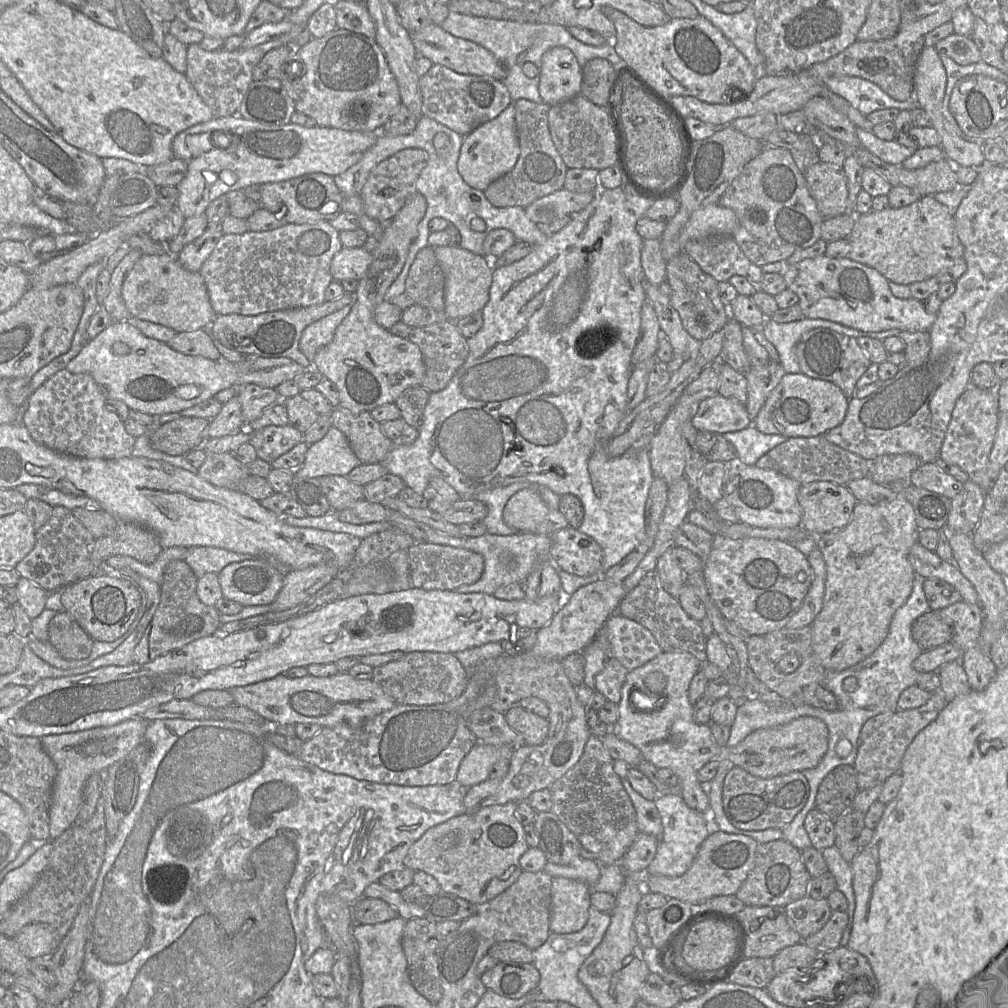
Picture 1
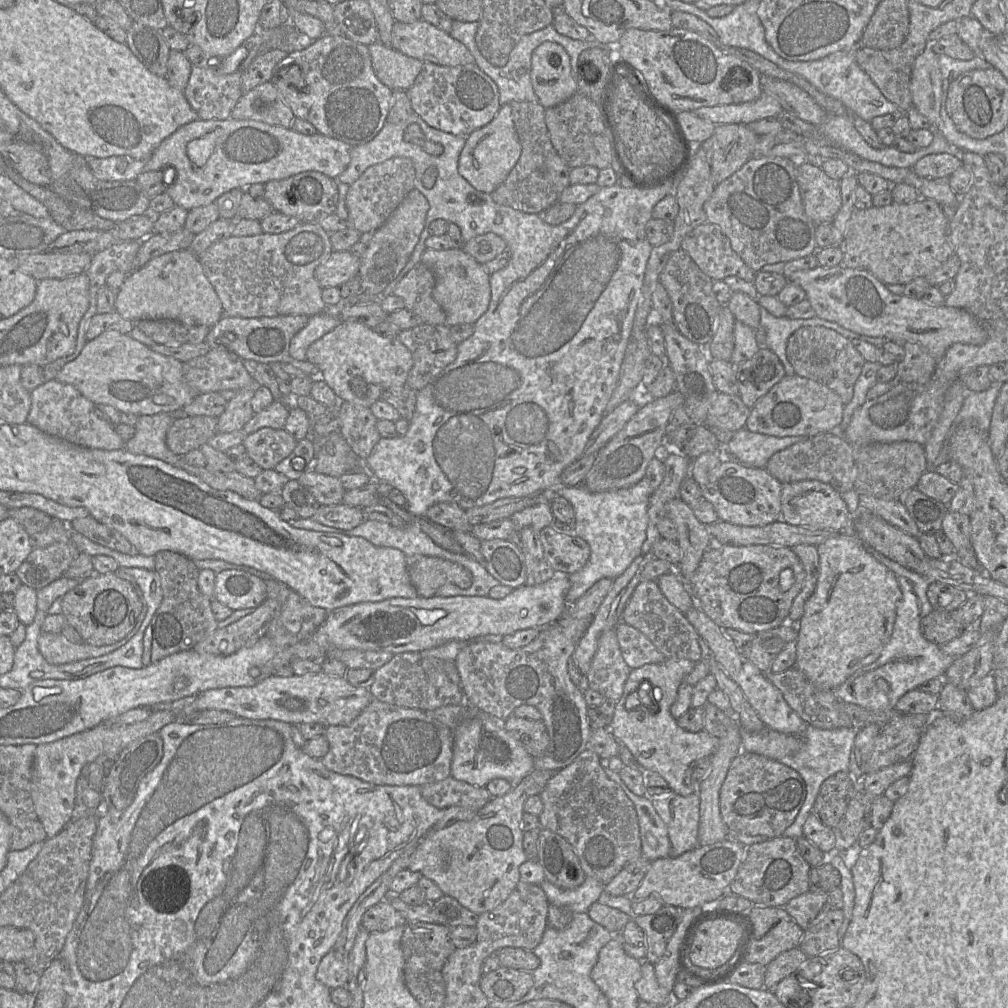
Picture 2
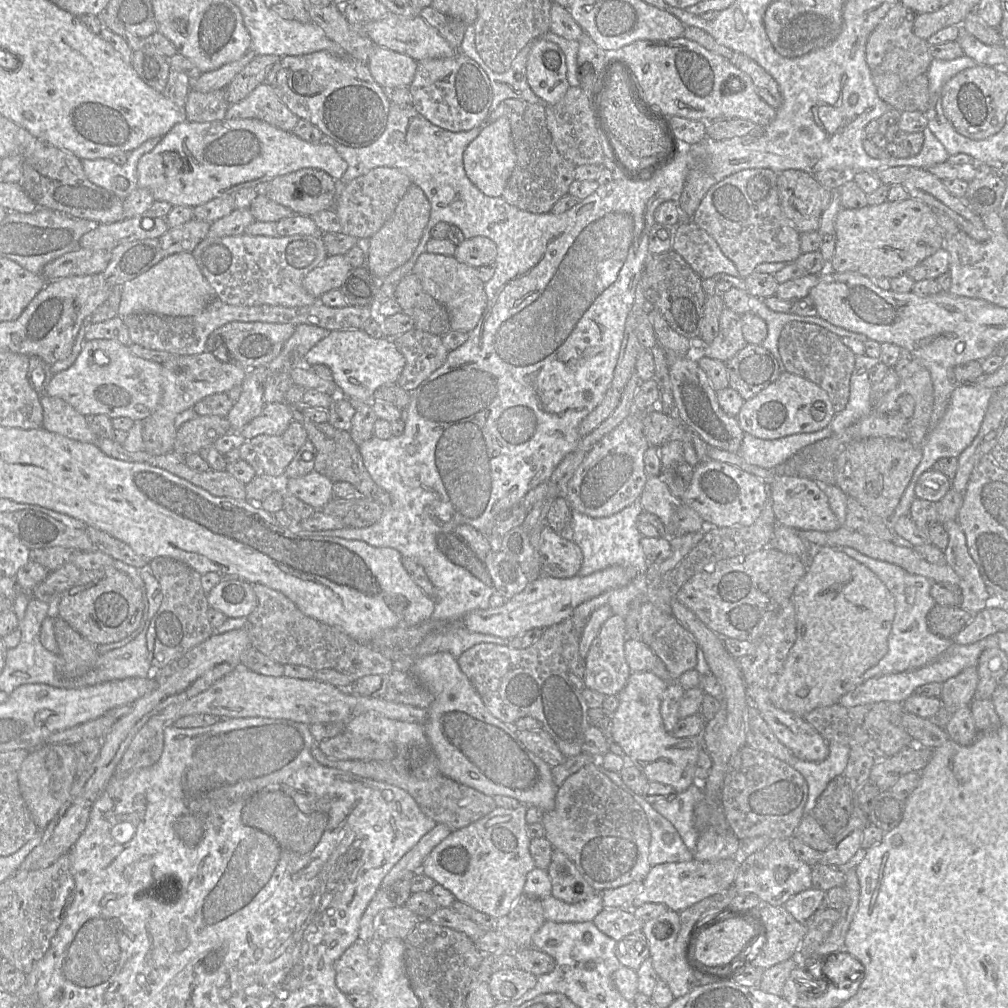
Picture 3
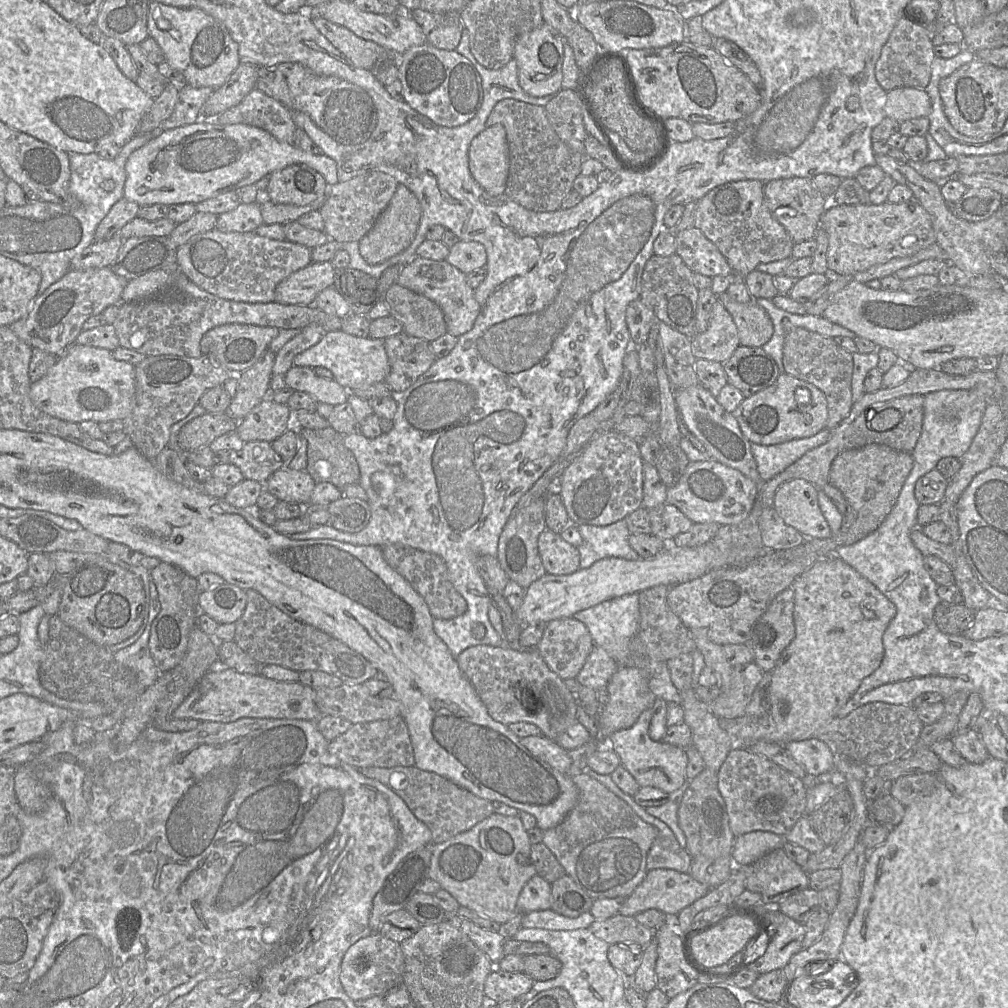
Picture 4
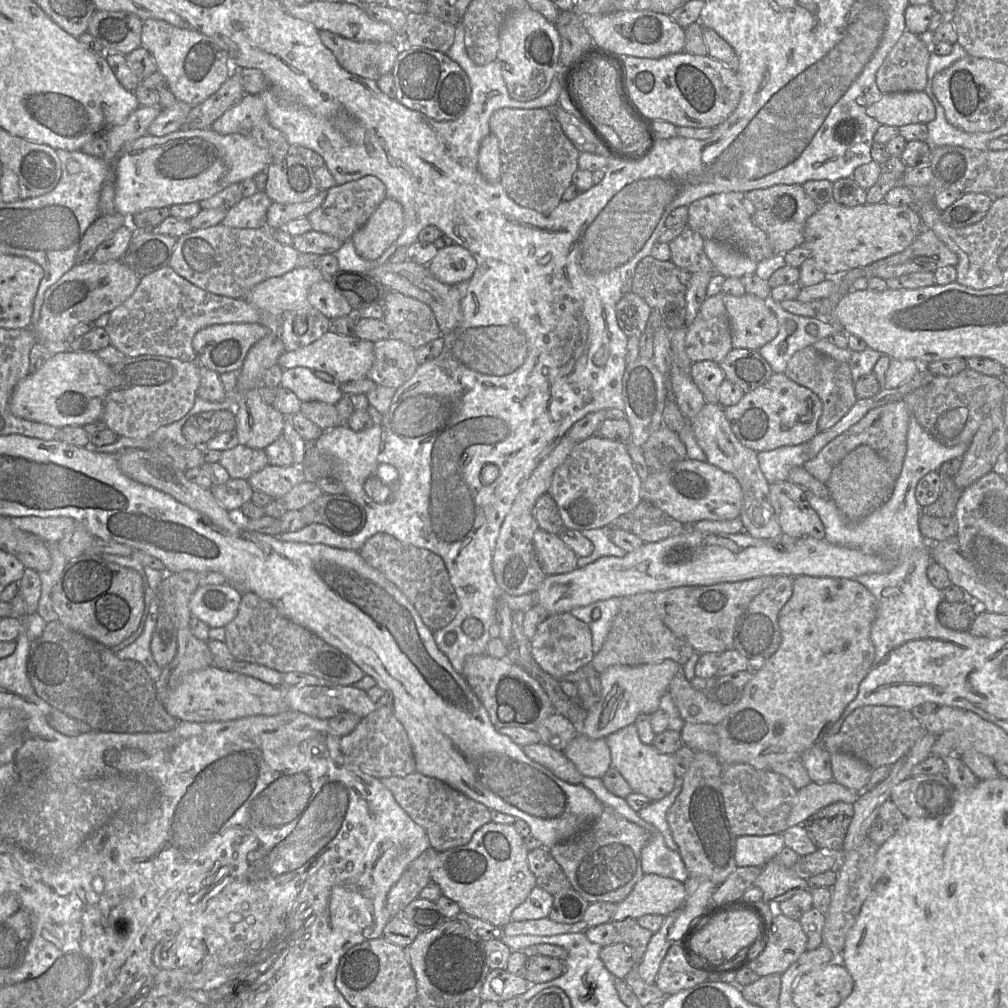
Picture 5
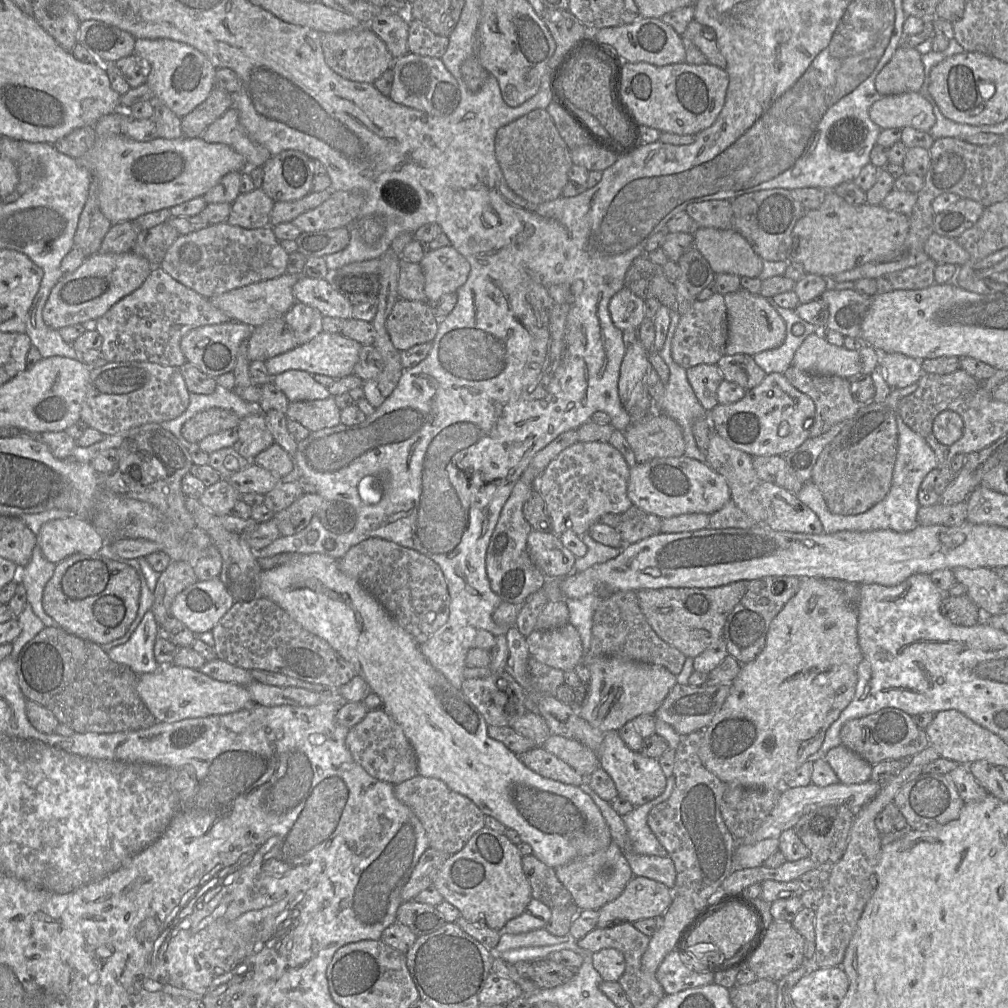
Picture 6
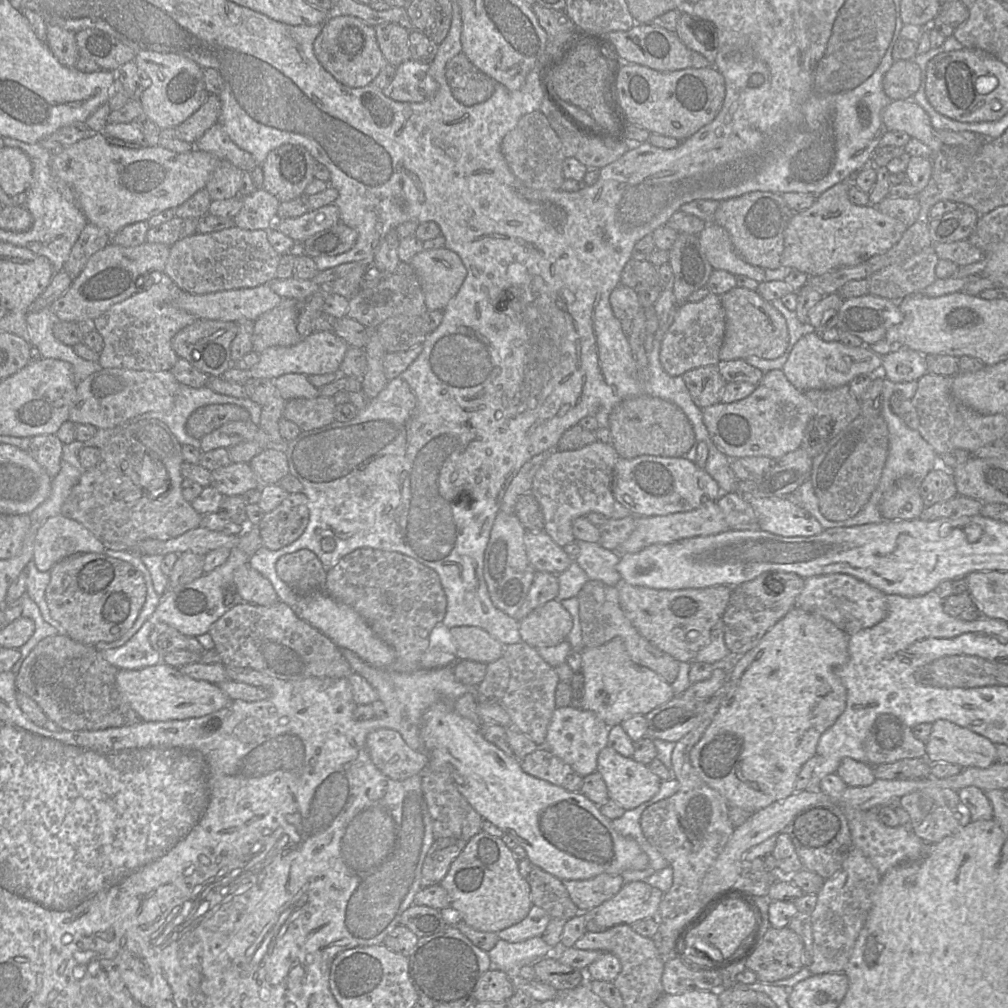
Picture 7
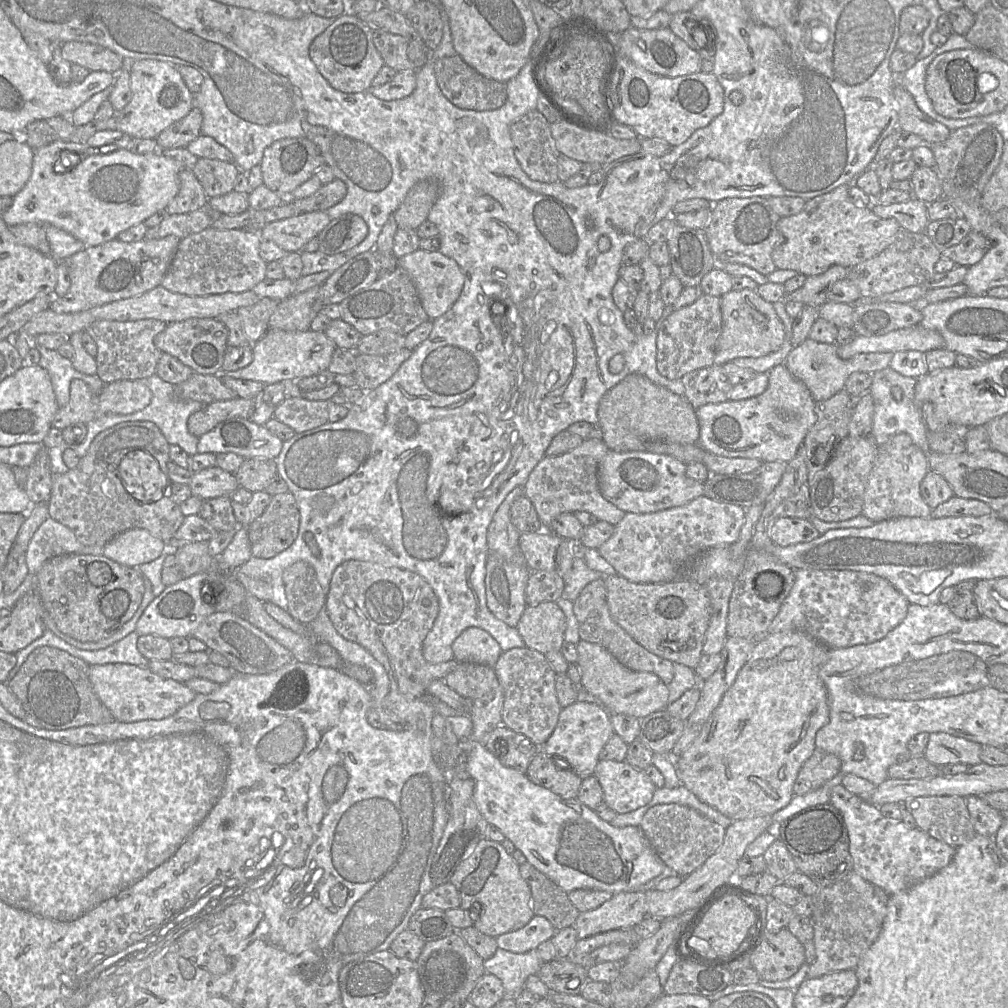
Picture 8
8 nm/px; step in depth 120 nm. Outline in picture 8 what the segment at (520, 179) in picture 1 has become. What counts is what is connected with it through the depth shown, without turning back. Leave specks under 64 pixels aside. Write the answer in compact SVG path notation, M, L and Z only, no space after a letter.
M536 109L510 127L513 150L522 170L533 181L555 183L560 152L551 133L551 124Z

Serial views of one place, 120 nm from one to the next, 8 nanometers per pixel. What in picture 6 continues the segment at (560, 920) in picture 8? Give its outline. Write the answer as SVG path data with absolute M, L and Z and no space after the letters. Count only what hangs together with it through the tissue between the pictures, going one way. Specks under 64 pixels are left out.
M529 854L522 857L522 869L531 885L532 898L551 909L572 902L572 895L558 879L555 868Z

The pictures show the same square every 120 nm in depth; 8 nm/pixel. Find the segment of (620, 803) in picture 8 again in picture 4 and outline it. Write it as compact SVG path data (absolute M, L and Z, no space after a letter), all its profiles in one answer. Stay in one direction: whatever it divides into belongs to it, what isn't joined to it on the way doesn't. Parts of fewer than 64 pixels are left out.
M652 708L643 711L633 726L616 731L610 736L609 746L617 753L621 765L628 770L640 787L650 786L670 794L687 781L688 758L685 749L650 738L651 717Z

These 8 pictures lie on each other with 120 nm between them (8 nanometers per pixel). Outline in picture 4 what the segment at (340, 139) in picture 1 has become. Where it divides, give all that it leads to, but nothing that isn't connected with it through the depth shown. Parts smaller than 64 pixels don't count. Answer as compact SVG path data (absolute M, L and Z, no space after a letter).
M199 119L193 124L161 131L155 138L136 149L128 157L125 170L124 198L140 207L154 204L167 206L193 203L216 197L222 193L255 184L262 177L293 164L306 164L319 172L329 185L339 182L336 162L324 154L301 150L294 144L277 140L266 130L247 124L222 125L215 119Z

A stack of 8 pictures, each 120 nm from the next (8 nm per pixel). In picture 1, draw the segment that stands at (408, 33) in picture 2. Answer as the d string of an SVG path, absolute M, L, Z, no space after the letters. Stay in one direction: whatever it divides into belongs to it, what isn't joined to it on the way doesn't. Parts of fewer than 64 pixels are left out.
M431 24L412 32L411 40L418 56L430 59L433 64L443 65L465 75L489 76L499 81L506 77L506 69L490 51L472 41L448 33L439 25Z

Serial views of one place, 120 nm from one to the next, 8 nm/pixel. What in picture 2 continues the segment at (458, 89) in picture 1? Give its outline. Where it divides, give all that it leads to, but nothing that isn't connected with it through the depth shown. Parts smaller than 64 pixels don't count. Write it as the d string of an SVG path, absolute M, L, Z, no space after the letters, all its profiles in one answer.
M423 62L419 75L406 92L413 111L429 126L458 136L468 136L490 123L501 107L497 85L475 63L451 67Z

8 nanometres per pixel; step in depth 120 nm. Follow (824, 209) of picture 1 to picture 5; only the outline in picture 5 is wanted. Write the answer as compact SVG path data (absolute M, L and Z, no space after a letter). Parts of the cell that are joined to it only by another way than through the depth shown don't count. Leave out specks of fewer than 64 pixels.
M777 184L754 189L746 192L745 197L751 204L752 221L766 233L774 255L785 254L803 244L805 222L819 208L801 184Z

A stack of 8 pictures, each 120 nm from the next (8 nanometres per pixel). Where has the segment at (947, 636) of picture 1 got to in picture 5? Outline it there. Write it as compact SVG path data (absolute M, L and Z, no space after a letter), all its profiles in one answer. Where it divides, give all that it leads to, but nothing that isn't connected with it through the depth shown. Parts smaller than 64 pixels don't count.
M968 597L959 602L942 600L937 607L937 619L940 624L955 631L967 631L977 613L979 610L976 602Z

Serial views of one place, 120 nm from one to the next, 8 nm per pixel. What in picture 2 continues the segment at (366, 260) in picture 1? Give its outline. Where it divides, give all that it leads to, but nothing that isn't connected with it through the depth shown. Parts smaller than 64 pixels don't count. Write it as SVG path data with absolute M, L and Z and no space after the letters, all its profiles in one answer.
M332 251L329 257L315 269L315 278L322 288L340 287L358 275L360 259L350 251Z

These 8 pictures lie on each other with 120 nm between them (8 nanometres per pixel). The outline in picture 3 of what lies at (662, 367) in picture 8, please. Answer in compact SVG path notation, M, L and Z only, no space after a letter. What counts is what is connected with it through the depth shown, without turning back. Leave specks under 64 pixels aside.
M725 307L719 319L719 332L715 339L700 348L700 354L727 362L748 343L742 332L741 316Z

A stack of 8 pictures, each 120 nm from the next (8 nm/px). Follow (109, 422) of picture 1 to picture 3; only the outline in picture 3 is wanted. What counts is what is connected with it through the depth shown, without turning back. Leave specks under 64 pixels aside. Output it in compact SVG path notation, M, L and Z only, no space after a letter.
M43 393L41 394L41 397L40 397L40 403L43 408L42 428L50 432L54 432L62 436L65 436L67 438L73 439L73 440L86 442L86 443L92 443L94 445L96 444L97 439L104 439L104 438L98 438L89 428L86 417L80 414L79 412L77 412L69 403L67 403L63 399L58 398L58 397L48 396Z

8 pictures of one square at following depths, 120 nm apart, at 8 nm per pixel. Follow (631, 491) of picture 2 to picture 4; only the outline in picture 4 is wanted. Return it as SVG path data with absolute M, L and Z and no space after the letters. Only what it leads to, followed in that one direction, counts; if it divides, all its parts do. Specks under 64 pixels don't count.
M625 519L605 526L579 524L576 527L582 537L582 543L577 547L582 569L607 557L619 557L627 560L640 558L629 545L630 532Z

